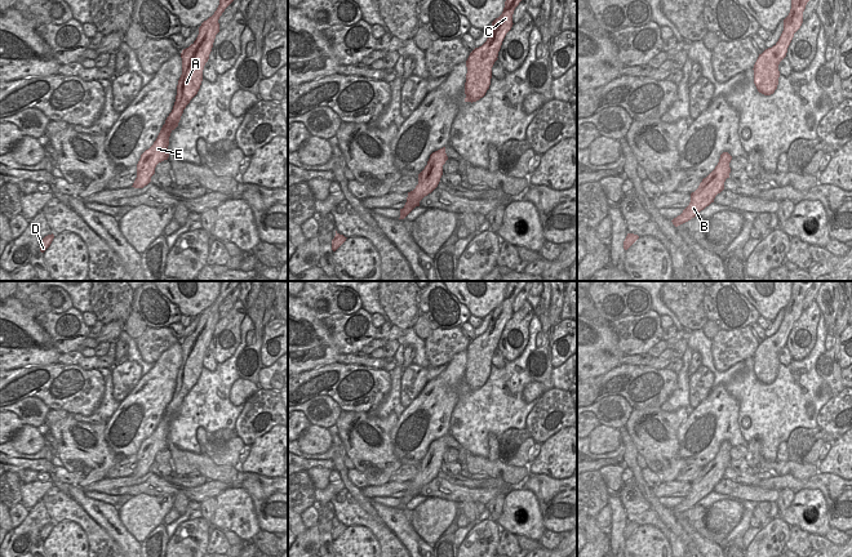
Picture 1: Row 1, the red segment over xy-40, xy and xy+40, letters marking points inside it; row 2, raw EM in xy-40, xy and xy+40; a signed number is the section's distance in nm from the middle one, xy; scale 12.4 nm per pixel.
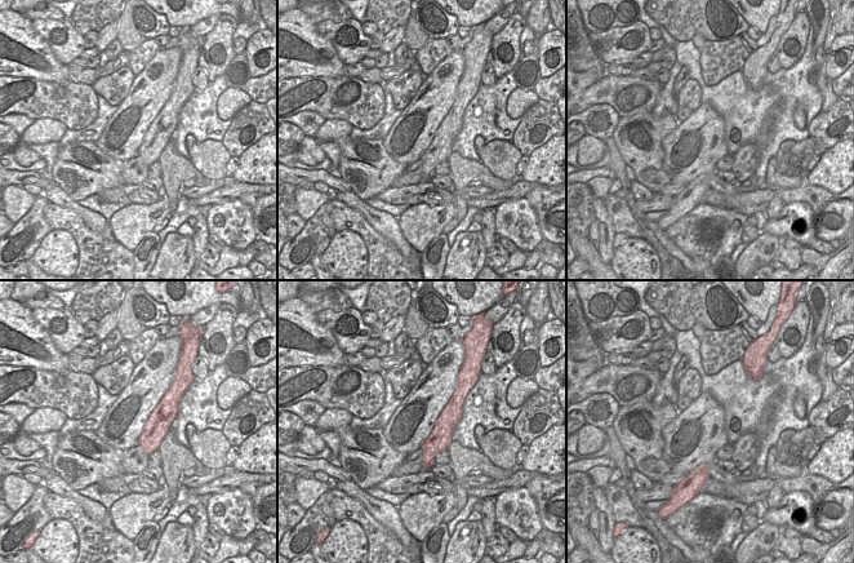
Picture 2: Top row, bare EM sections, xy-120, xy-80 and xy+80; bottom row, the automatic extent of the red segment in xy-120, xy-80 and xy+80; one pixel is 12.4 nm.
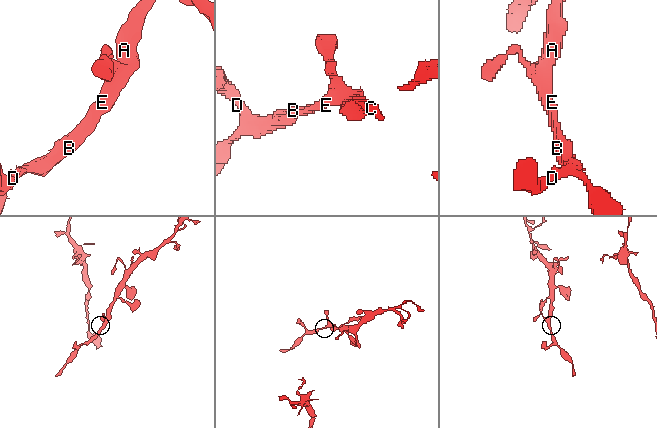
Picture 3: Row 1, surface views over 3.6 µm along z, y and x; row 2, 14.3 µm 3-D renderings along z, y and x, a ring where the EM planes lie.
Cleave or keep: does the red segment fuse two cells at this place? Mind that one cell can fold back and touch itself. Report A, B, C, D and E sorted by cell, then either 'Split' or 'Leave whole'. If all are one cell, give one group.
Groups: A B C D E. Leave whole

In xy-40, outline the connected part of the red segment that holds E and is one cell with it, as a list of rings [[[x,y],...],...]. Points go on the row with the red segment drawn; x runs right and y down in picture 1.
[[[219,0],[214,14],[199,27],[196,40],[182,50],[182,75],[178,80],[173,110],[167,117],[154,144],[141,155],[137,164],[137,178],[132,187],[143,188],[147,186],[155,174],[156,165],[168,160],[170,133],[178,126],[183,110],[200,89],[204,66],[209,59],[216,35],[219,32],[218,19],[232,1],[234,0]]]

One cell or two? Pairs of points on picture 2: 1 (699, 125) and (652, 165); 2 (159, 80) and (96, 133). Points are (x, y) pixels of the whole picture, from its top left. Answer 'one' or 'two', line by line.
1: two
2: two

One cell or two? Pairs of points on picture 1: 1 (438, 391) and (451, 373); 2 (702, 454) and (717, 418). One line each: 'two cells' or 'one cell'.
1: one cell
2: one cell

